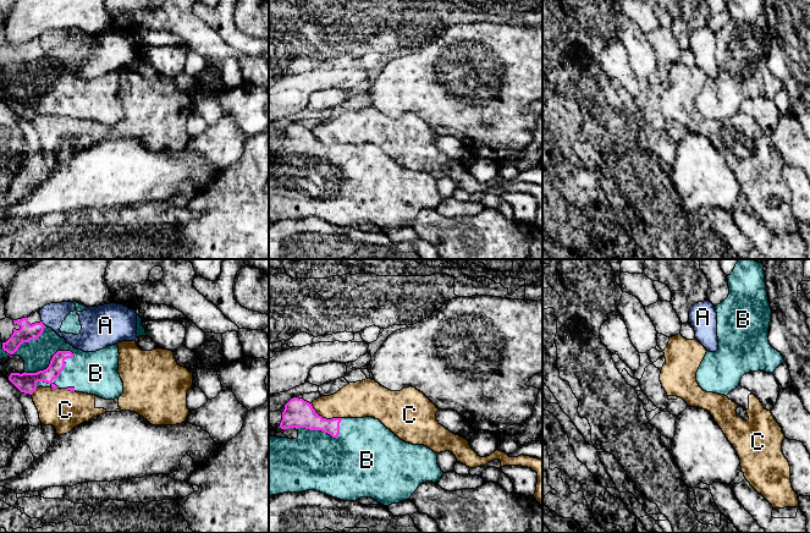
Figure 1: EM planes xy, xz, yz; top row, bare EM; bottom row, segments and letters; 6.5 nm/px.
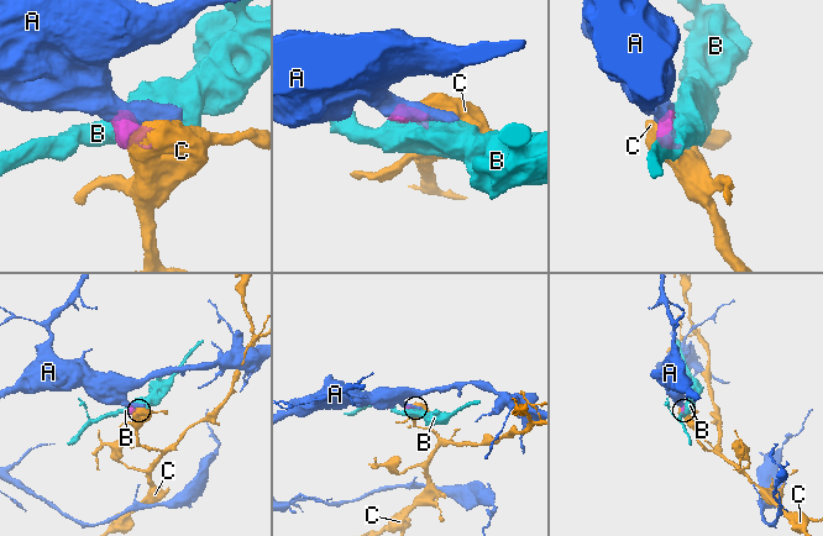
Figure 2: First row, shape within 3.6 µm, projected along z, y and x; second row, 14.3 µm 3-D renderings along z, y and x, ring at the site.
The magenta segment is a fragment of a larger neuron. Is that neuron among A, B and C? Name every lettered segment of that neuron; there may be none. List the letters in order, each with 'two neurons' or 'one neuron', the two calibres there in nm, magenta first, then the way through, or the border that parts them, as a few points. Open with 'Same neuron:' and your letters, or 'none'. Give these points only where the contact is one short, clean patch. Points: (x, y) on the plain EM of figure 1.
Same neuron: B
A: two neurons; calibres 110 and 150 nm
B: one neuron; calibres 130 and 280 nm
C: two neurons; calibres 190 and 240 nm; border xz (310, 130), (323, 143), (341, 144)

